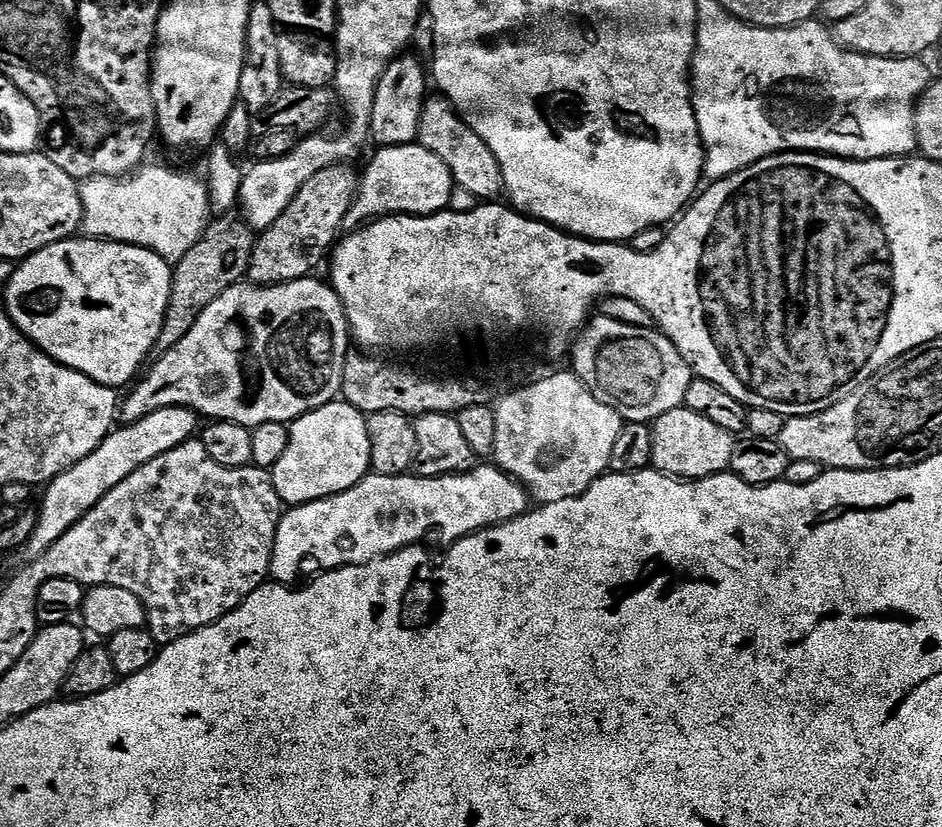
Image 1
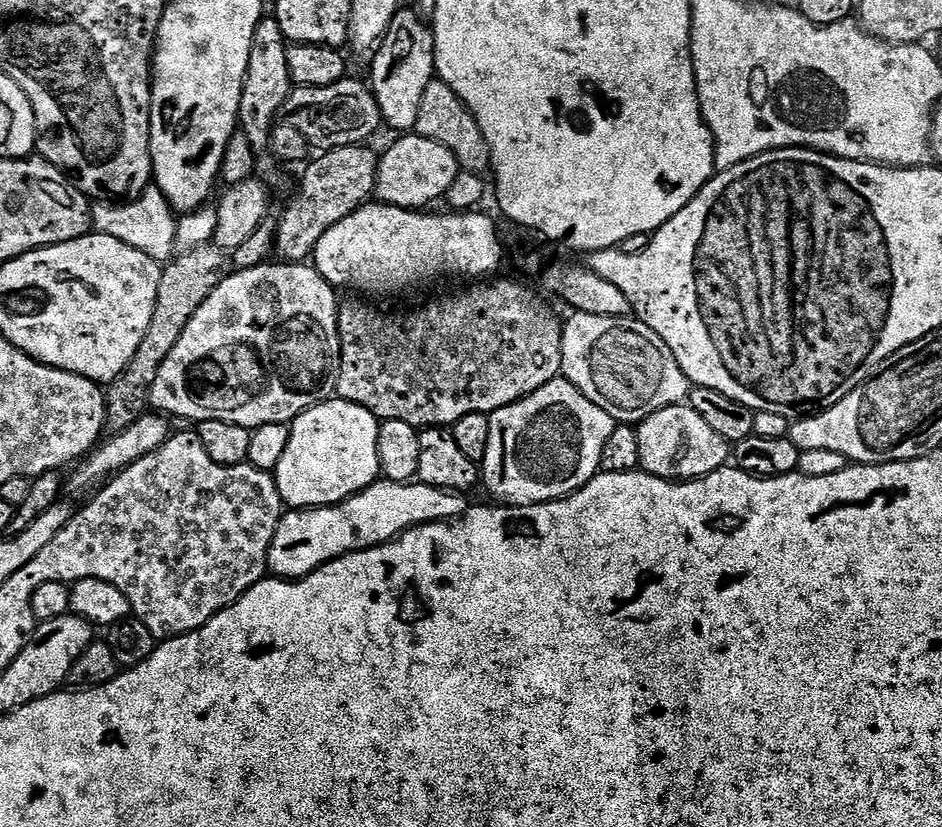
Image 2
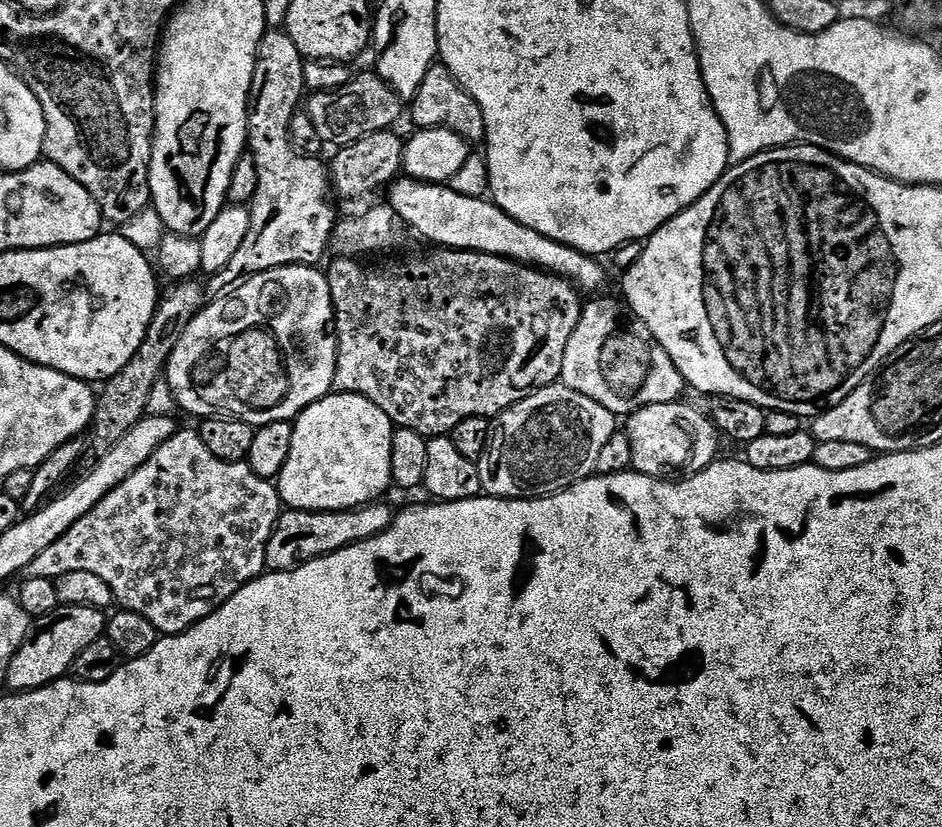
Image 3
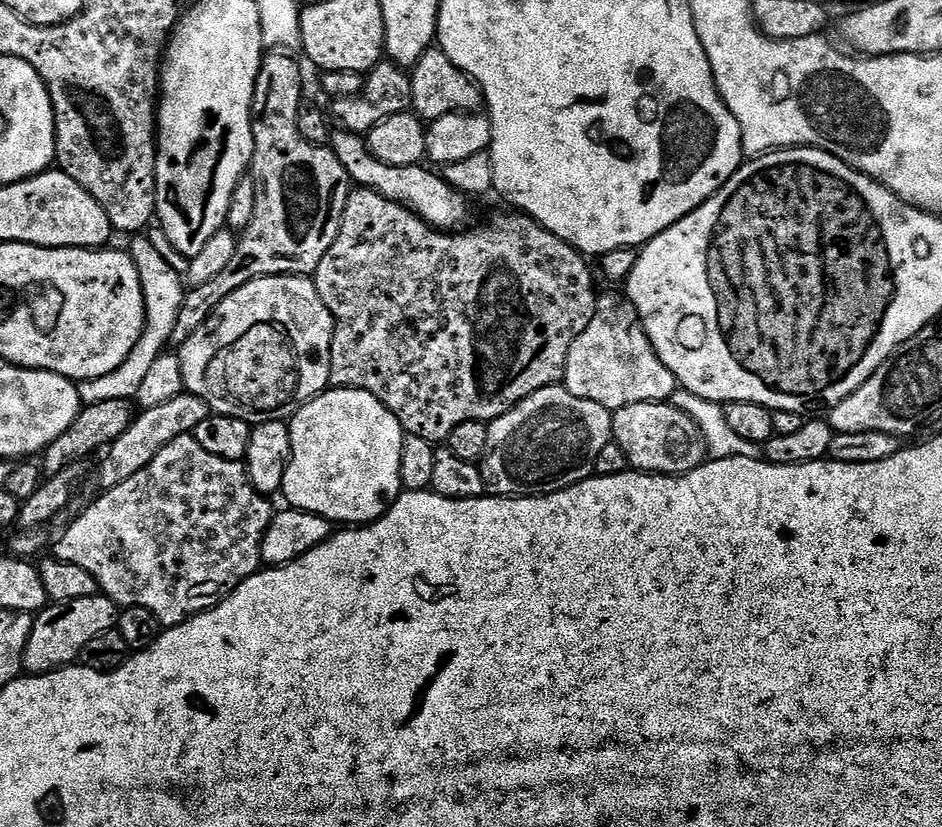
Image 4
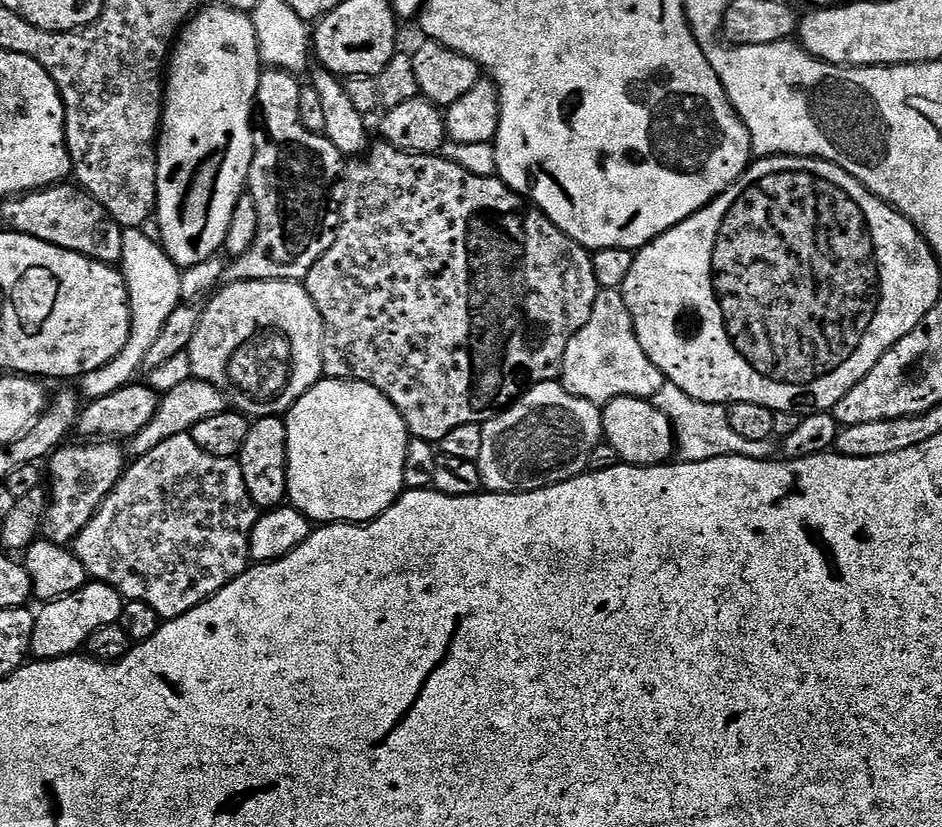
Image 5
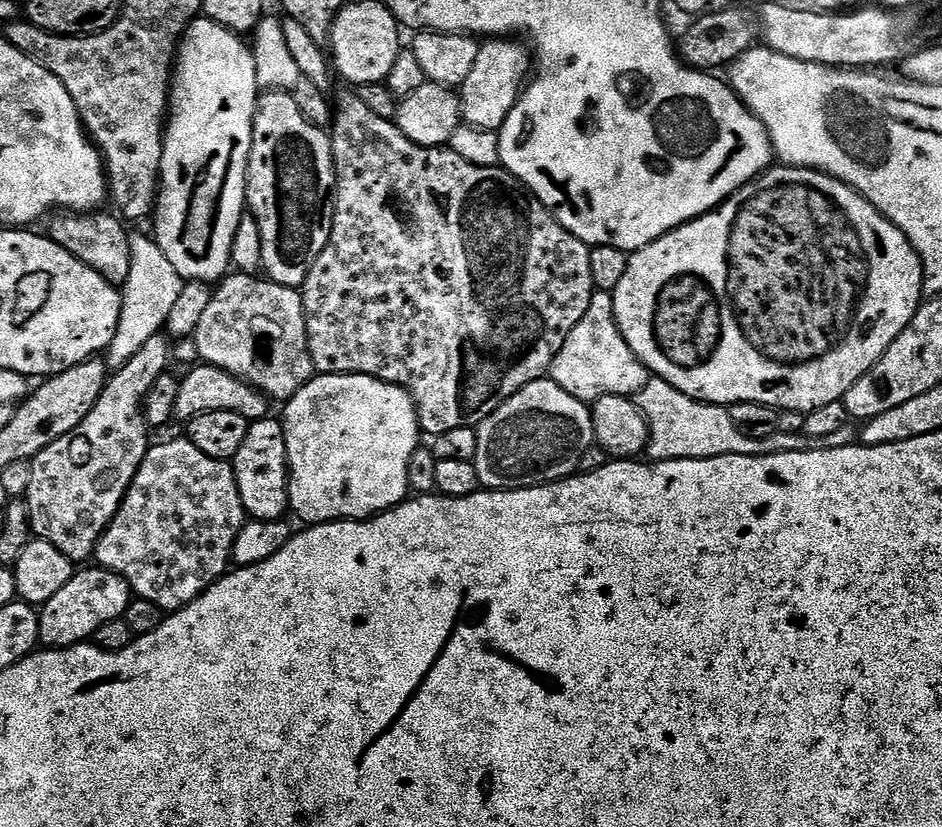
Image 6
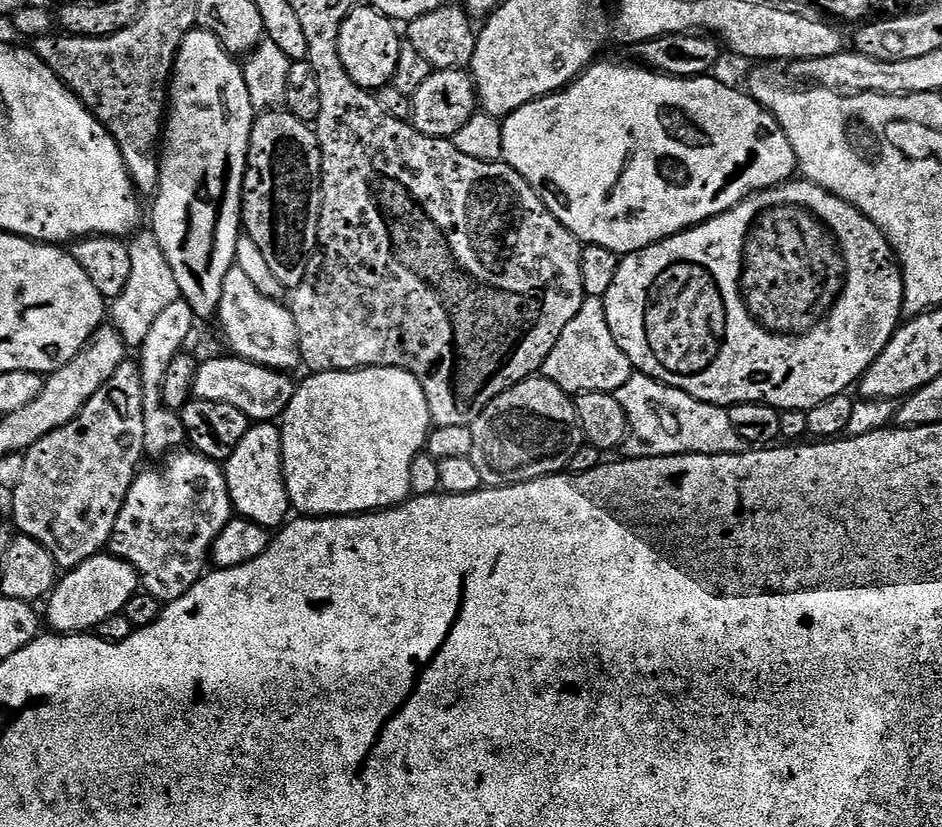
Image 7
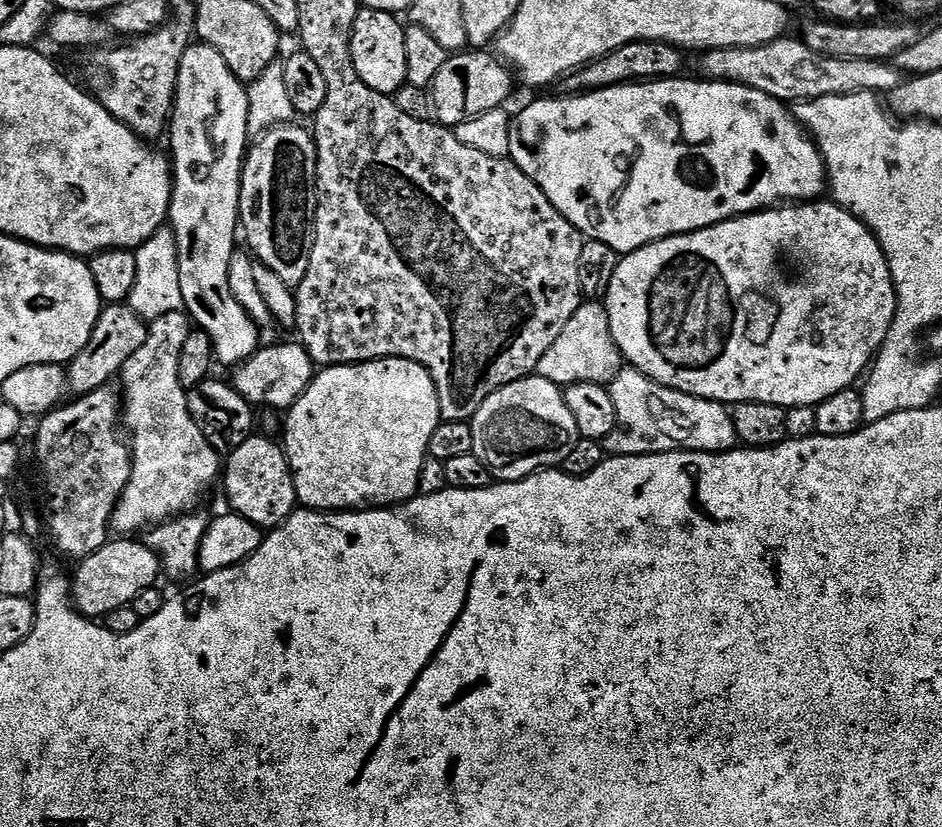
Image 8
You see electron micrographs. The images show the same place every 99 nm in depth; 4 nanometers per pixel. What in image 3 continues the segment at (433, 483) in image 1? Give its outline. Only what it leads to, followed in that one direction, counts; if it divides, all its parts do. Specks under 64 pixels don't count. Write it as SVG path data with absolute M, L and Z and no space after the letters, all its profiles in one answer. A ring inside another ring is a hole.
M373 502L362 508L349 508L347 512L301 512L299 510L284 510L276 523L266 546L266 568L270 572L289 572L299 564L305 564L319 556L330 554L334 550L342 550L354 542L362 542L366 538L385 532L392 524L393 509L388 509L384 502Z

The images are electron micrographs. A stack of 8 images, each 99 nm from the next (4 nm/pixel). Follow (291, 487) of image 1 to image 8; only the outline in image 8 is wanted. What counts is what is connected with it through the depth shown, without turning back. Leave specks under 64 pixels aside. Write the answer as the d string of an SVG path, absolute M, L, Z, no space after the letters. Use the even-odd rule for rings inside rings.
M402 358L366 360L362 364L339 364L337 368L325 368L317 371L313 375L312 385L304 391L302 398L298 398L298 402L294 402L294 406L287 409L286 419L282 424L282 433L284 432L282 447L288 455L288 465L294 478L297 501L308 510L371 510L373 508L399 506L404 501L411 500L413 496L419 493L420 471L425 460L429 459L430 434L434 434L434 430L440 425L441 419L440 403L434 382L425 368L418 366L418 362L410 362Z

